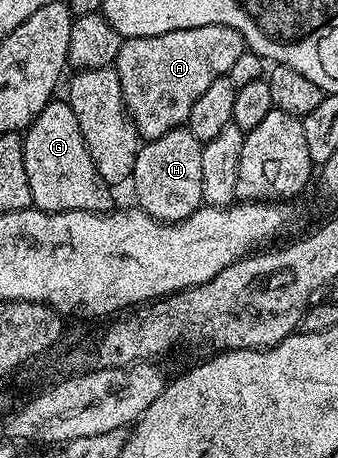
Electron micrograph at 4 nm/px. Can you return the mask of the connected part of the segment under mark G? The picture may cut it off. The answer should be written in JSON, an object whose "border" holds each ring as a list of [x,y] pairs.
{"border":[[[50,101],[23,132],[23,165],[27,169],[27,185],[31,185],[33,207],[39,211],[99,211],[106,212],[114,206],[110,184],[99,177],[95,161],[83,141],[79,121],[67,101]]]}

